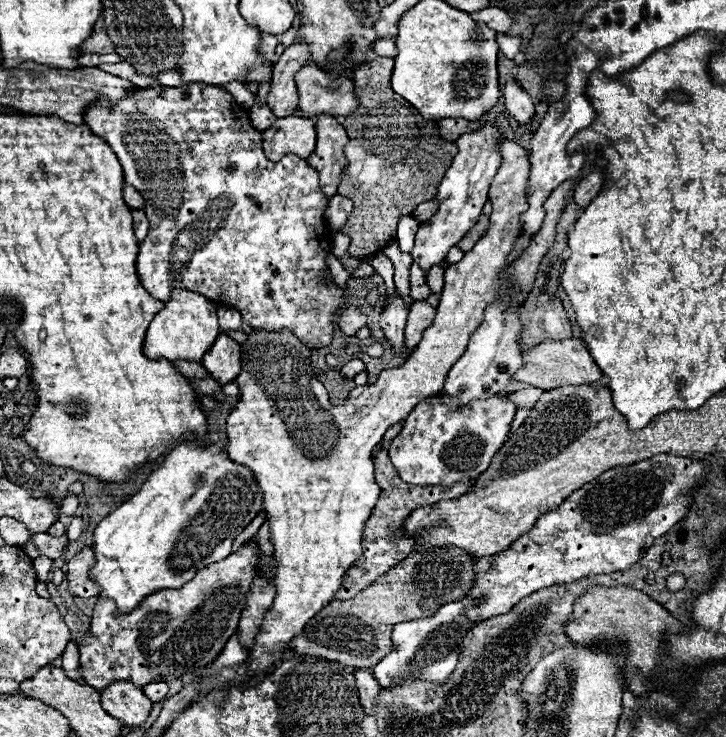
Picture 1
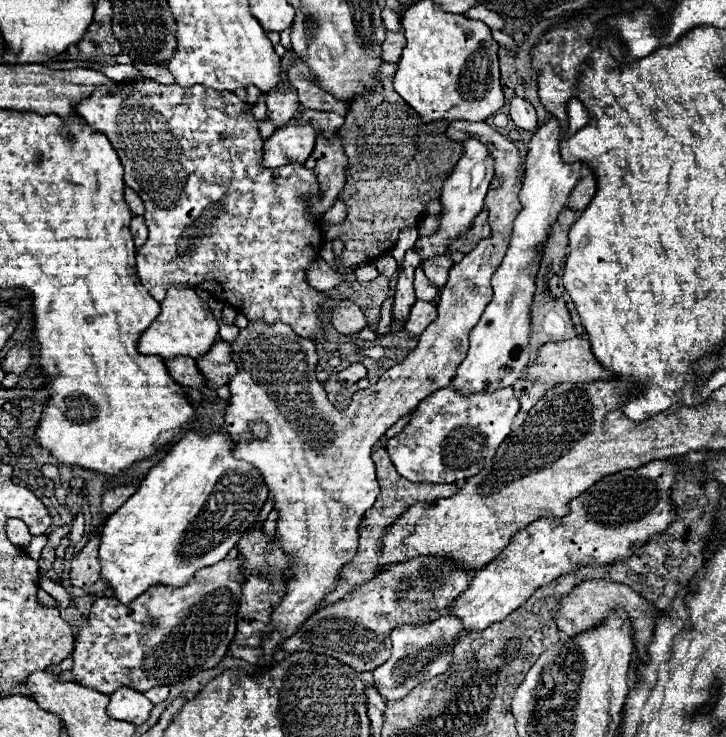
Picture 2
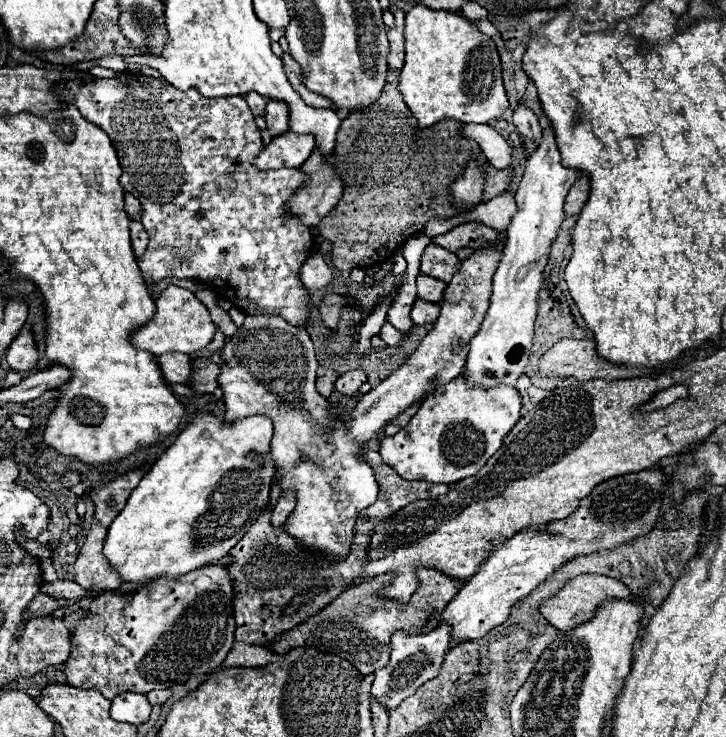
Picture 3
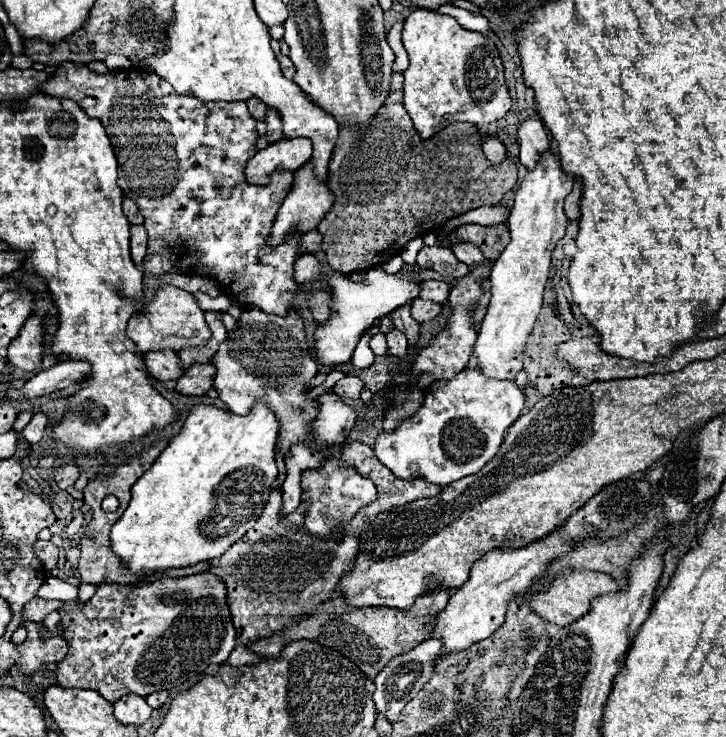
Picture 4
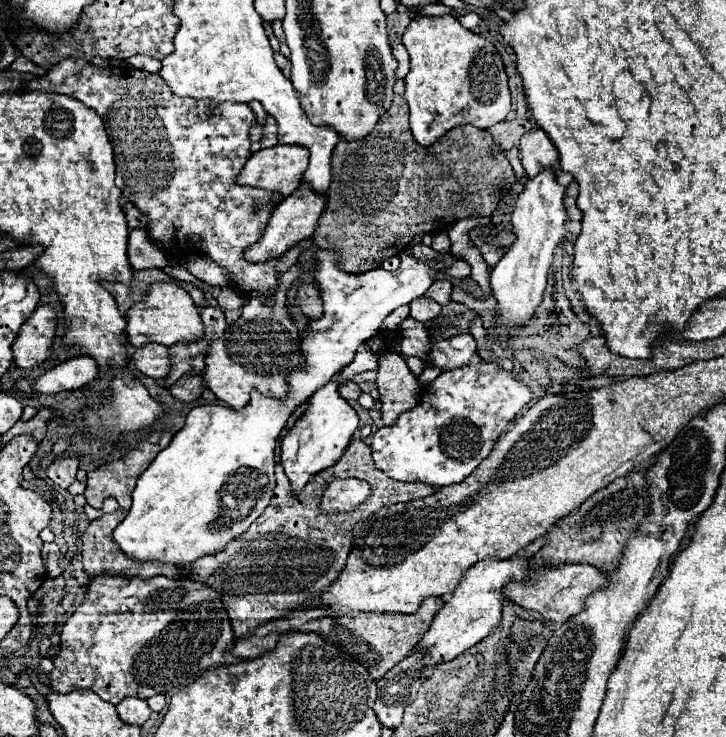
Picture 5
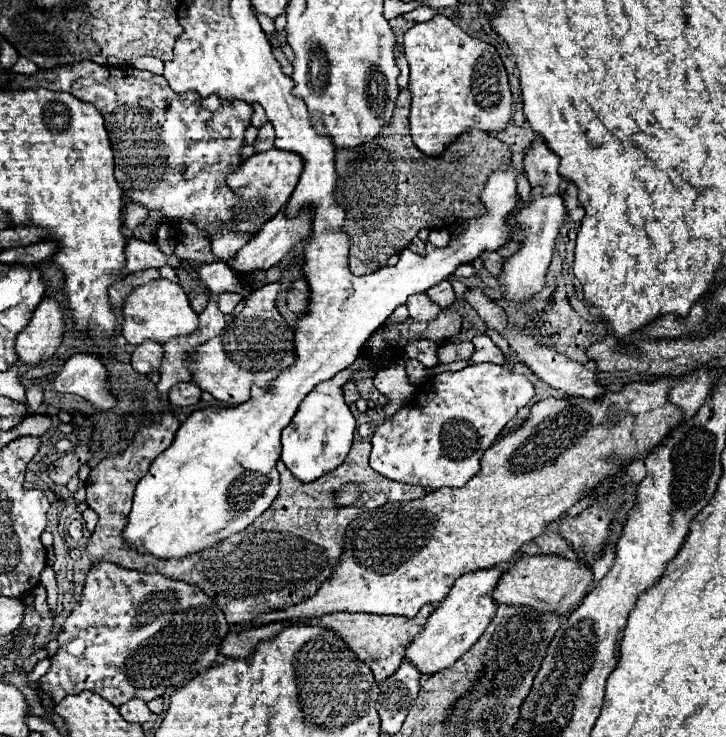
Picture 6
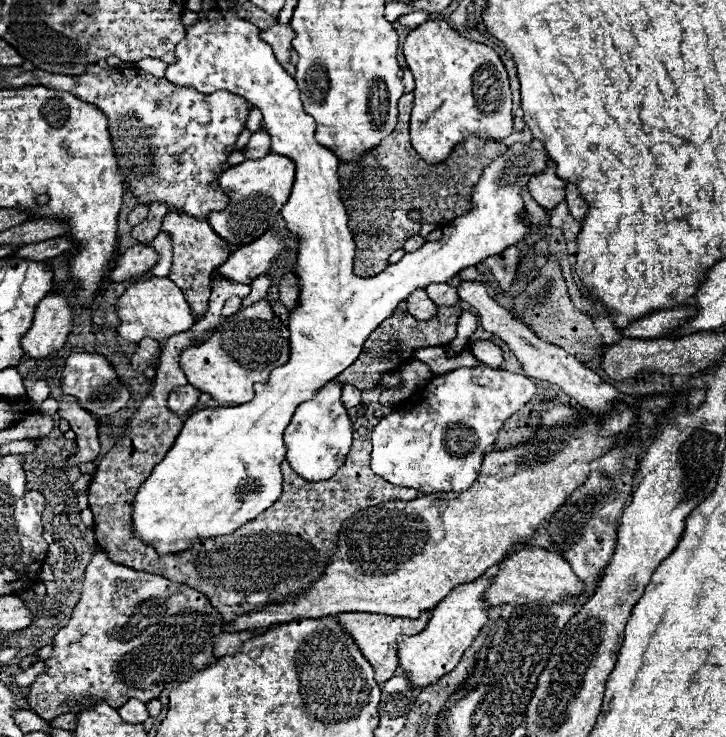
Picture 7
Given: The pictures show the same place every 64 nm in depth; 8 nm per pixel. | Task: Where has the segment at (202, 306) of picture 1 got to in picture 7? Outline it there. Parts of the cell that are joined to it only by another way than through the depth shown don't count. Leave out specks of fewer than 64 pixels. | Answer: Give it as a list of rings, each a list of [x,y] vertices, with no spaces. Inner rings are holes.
[[[154,276],[128,286],[126,292],[120,296],[116,310],[120,318],[120,326],[116,330],[128,342],[140,342],[142,338],[154,338],[158,342],[164,342],[178,332],[188,332],[194,324],[194,316],[184,300],[182,290],[170,278]]]

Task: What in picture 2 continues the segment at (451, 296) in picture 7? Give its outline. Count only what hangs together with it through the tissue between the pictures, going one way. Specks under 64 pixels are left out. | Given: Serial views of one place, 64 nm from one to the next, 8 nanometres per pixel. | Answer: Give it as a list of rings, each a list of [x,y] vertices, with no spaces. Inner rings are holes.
[[[420,266],[414,270],[414,290],[416,290],[416,298],[418,300],[426,300],[426,302],[434,300],[436,294],[438,294],[438,288],[428,282],[428,278],[424,276]]]

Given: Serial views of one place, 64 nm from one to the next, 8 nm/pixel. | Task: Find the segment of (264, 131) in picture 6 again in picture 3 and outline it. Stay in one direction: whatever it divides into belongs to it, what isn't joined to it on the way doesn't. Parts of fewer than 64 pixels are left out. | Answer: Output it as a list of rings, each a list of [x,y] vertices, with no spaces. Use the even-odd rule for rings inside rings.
[[[268,100],[266,104],[266,124],[268,130],[272,132],[272,136],[278,136],[280,132],[288,130],[288,104],[282,100]]]

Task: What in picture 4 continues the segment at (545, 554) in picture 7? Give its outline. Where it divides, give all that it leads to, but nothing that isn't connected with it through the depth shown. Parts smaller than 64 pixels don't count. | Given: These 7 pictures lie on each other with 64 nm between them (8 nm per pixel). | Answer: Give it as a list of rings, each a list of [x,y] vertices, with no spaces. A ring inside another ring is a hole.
[[[564,572],[562,576],[558,576],[552,584],[552,588],[548,588],[548,592],[540,592],[540,596],[536,596],[536,600],[532,600],[530,608],[534,608],[536,614],[540,614],[544,620],[556,624],[556,626],[566,626],[572,624],[576,620],[580,620],[586,612],[590,612],[590,602],[592,598],[604,596],[604,594],[614,594],[620,590],[620,584],[610,578],[608,574],[600,574],[600,572]]]

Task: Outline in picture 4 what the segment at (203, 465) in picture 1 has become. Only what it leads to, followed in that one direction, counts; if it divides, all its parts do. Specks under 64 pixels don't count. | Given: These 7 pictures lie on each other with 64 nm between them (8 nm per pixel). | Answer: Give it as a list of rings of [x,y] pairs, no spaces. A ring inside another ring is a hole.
[[[256,402],[248,416],[236,416],[214,406],[194,406],[180,434],[134,484],[132,500],[110,532],[112,552],[132,574],[190,568],[222,556],[252,528],[268,502],[272,482],[278,474],[274,460],[276,434],[278,420],[264,402]]]

